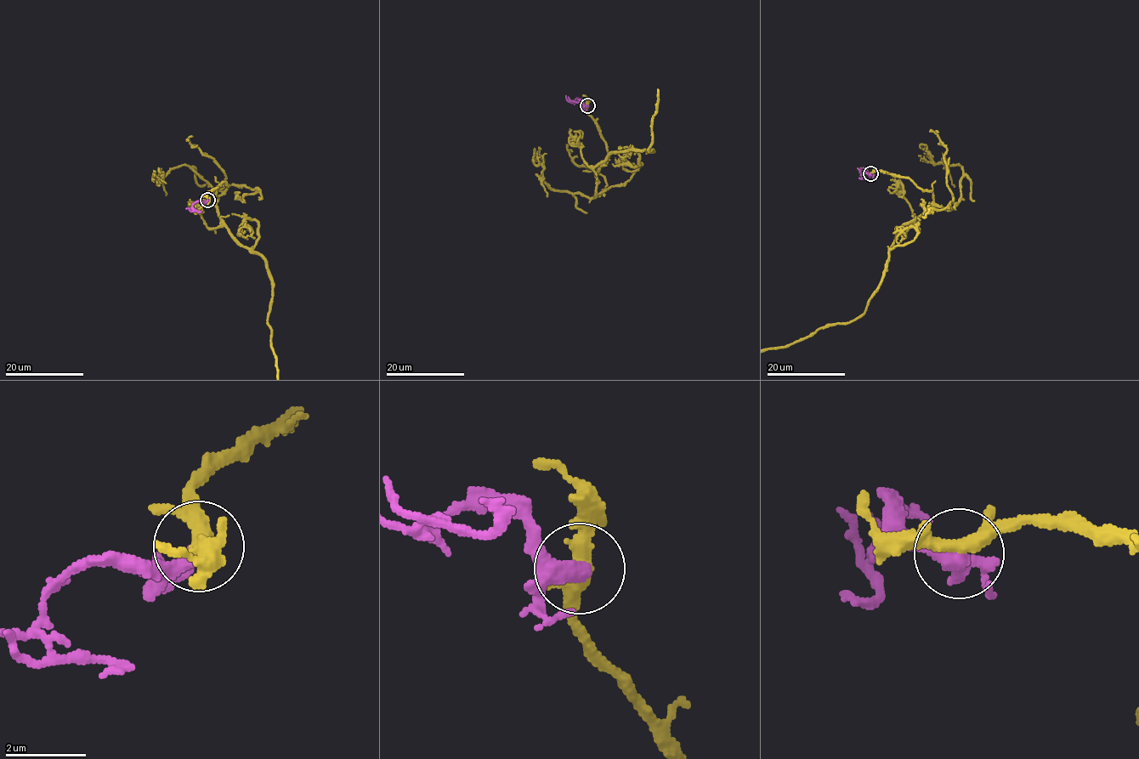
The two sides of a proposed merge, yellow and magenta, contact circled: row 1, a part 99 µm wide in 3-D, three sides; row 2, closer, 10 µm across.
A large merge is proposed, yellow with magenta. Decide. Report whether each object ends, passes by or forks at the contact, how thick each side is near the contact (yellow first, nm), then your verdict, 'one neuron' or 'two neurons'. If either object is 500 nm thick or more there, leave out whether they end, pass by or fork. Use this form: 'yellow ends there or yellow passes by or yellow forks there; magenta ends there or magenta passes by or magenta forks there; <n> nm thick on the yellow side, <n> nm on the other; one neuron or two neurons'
yellow forks there; magenta ends there; 280 nm thick on the yellow side, 460 nm on the other; two neurons

